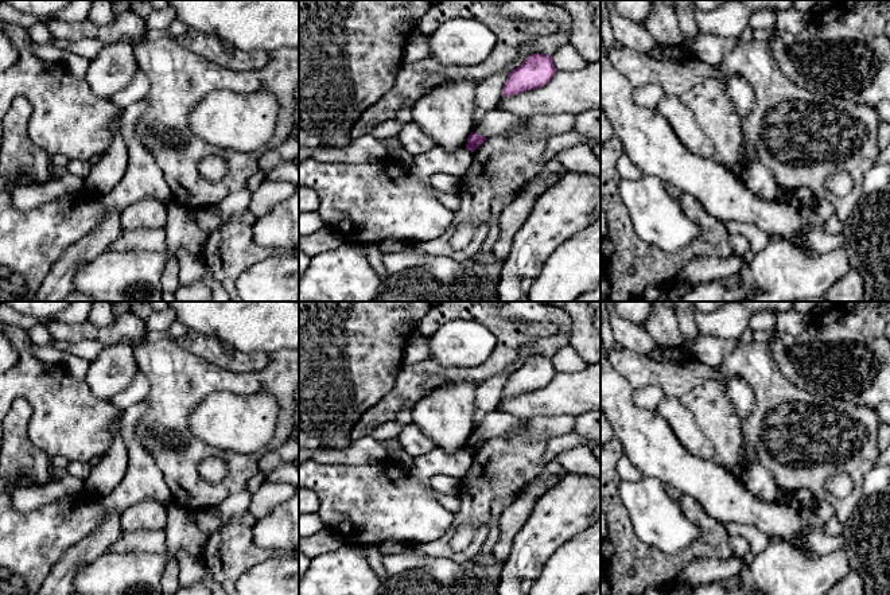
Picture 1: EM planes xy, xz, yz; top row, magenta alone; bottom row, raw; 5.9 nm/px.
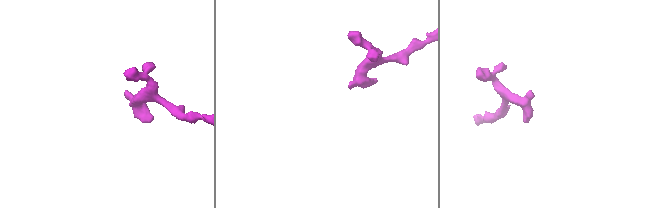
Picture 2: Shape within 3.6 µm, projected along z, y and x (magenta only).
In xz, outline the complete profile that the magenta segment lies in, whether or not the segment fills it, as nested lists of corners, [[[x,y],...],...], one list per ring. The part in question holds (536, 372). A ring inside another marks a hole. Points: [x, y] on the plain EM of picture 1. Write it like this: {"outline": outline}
{"outline": [[[533,355],[509,374],[502,390],[502,398],[541,389],[551,382],[556,373],[551,357]]]}

